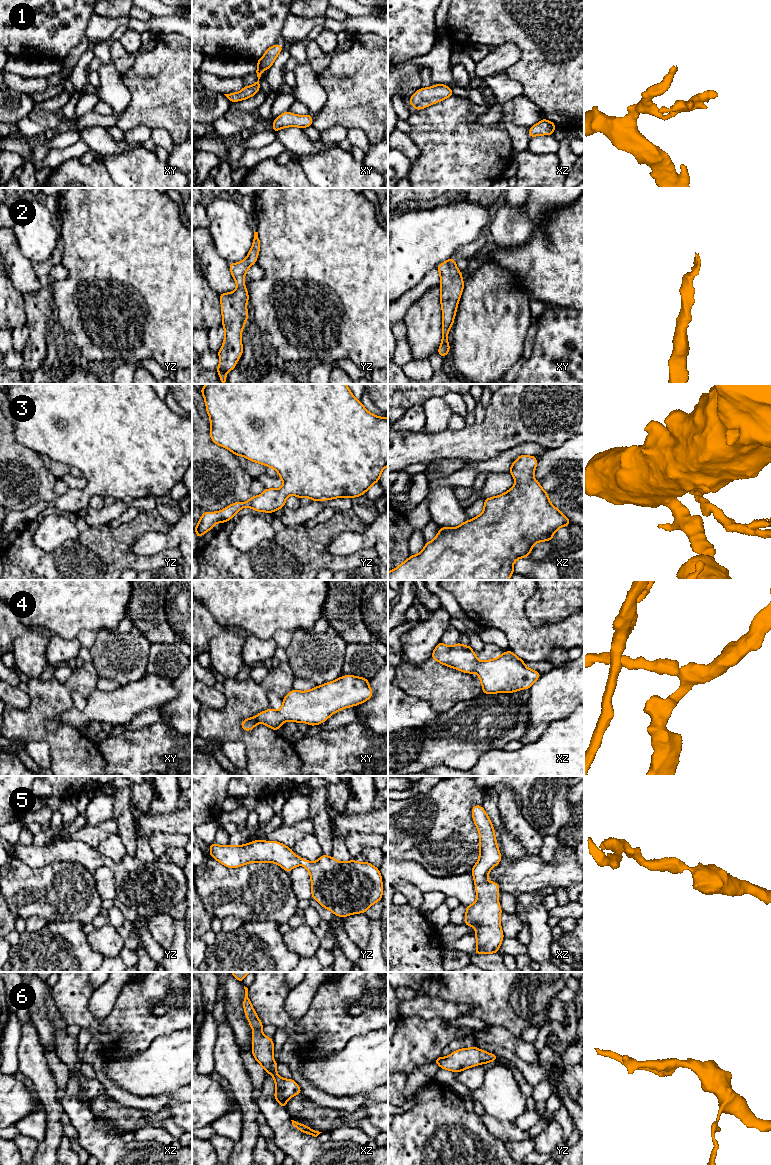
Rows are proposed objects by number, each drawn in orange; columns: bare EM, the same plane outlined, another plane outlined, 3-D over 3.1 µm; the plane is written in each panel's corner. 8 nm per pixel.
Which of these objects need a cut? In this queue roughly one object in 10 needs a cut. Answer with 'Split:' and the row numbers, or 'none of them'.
Split: none of them

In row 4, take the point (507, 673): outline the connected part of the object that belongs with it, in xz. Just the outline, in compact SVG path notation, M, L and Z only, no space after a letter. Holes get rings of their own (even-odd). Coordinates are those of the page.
M440 642L430 658L464 673L476 672L484 694L514 693L529 689L542 675L527 668L525 661L509 649L495 659L479 661L470 645L464 646L458 642L454 646L448 646Z

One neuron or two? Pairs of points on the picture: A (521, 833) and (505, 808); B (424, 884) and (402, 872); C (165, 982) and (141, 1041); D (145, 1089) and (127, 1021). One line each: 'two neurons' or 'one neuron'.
A: one neuron
B: one neuron
C: one neuron
D: two neurons

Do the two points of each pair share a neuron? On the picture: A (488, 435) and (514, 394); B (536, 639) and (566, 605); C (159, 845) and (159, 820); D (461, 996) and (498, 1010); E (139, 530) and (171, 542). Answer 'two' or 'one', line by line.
A: one
B: two
C: two
D: one
E: two

